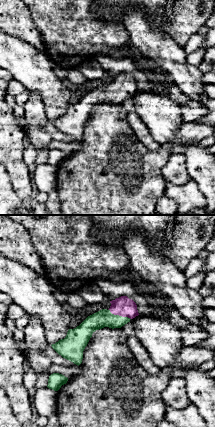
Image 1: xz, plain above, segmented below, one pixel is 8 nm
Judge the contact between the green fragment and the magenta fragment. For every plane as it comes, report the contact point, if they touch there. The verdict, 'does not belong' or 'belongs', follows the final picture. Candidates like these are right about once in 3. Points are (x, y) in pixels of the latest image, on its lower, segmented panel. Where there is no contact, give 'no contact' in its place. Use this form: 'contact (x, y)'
contact (118, 315)

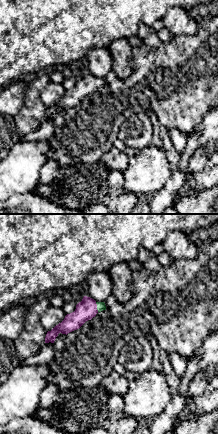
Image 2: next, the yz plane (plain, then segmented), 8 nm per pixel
contact (97, 307)

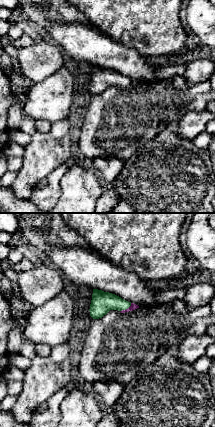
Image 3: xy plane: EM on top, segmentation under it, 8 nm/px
contact (126, 308)

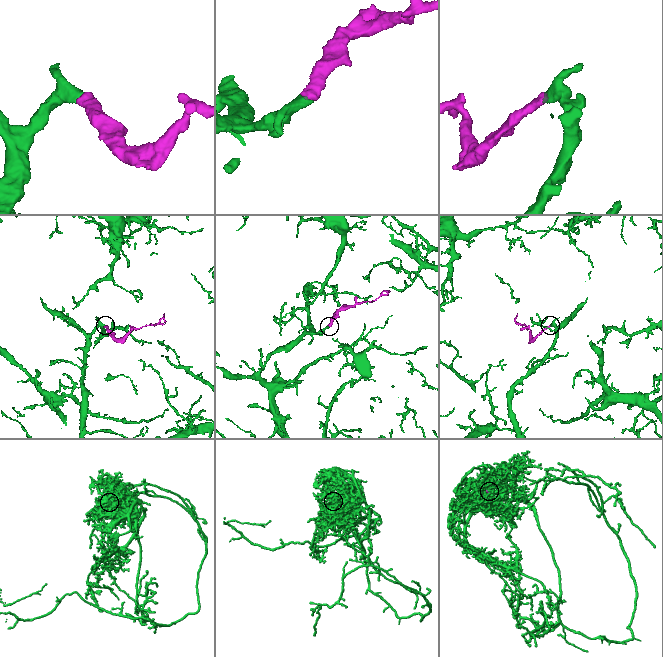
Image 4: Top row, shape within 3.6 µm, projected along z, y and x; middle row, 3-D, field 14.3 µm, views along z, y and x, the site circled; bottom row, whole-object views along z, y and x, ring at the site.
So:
belongs

